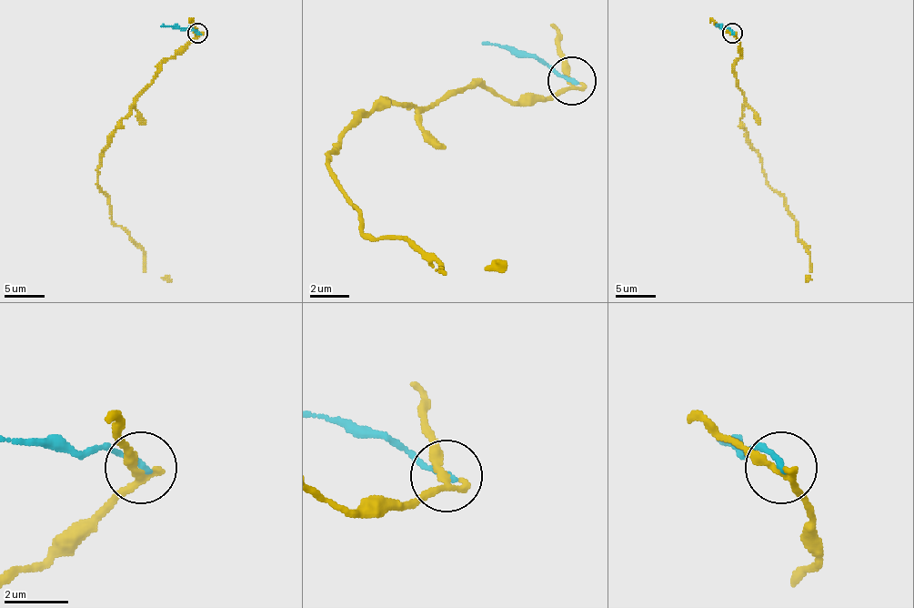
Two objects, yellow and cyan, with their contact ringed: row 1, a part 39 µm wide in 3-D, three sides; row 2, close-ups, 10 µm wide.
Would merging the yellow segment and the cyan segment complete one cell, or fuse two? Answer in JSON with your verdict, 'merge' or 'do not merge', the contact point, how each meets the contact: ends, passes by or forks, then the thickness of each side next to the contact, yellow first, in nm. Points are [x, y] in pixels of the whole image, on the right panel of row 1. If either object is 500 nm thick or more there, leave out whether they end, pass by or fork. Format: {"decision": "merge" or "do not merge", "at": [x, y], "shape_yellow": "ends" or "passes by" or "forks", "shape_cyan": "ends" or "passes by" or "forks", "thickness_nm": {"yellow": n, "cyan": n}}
{"decision": "do not merge", "at": [732, 33], "shape_yellow": "passes by", "shape_cyan": "ends", "thickness_nm": {"yellow": 240, "cyan": 200}}

